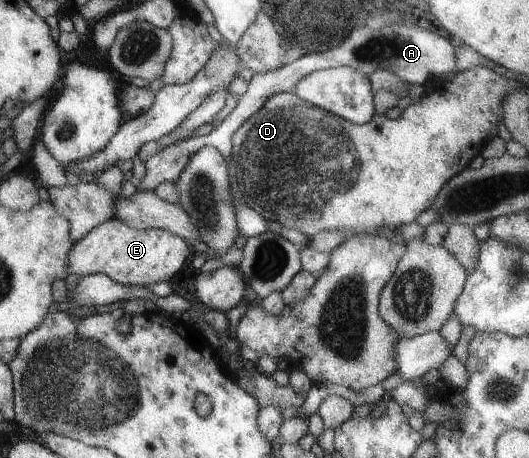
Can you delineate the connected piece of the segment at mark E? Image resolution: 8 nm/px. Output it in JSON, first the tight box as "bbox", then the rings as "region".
{"bbox":[67,218,191,286],"region":[[[117,218],[101,222],[83,238],[76,241],[68,252],[67,273],[80,277],[100,273],[111,278],[116,284],[131,286],[147,286],[154,283],[167,283],[191,256],[191,246],[162,229],[136,230]]]}

